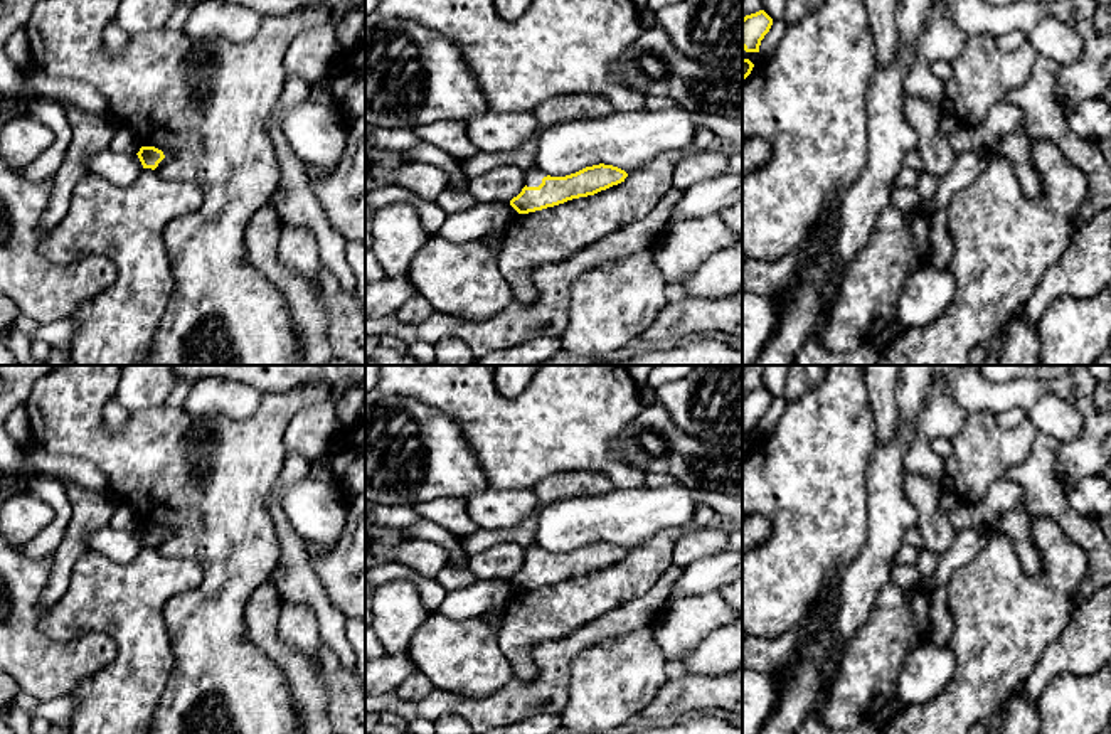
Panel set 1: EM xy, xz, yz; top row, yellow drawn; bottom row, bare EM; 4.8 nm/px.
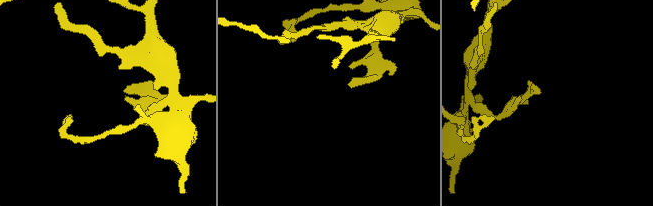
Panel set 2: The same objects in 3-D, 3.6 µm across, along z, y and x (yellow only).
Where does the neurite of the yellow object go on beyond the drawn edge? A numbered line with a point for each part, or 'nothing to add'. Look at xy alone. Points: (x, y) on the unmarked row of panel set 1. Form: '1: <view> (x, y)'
nothing to add

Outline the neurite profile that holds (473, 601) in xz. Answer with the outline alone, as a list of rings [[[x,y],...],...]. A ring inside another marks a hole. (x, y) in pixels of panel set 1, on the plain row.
[[[480,577],[466,588],[448,591],[438,613],[454,621],[483,618],[488,611],[505,611],[517,593],[510,579]]]

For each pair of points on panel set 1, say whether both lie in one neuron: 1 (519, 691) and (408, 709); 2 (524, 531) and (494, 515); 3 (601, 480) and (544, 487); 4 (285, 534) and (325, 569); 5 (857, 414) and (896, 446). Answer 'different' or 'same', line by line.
1: same
2: different
3: same
4: different
5: different

